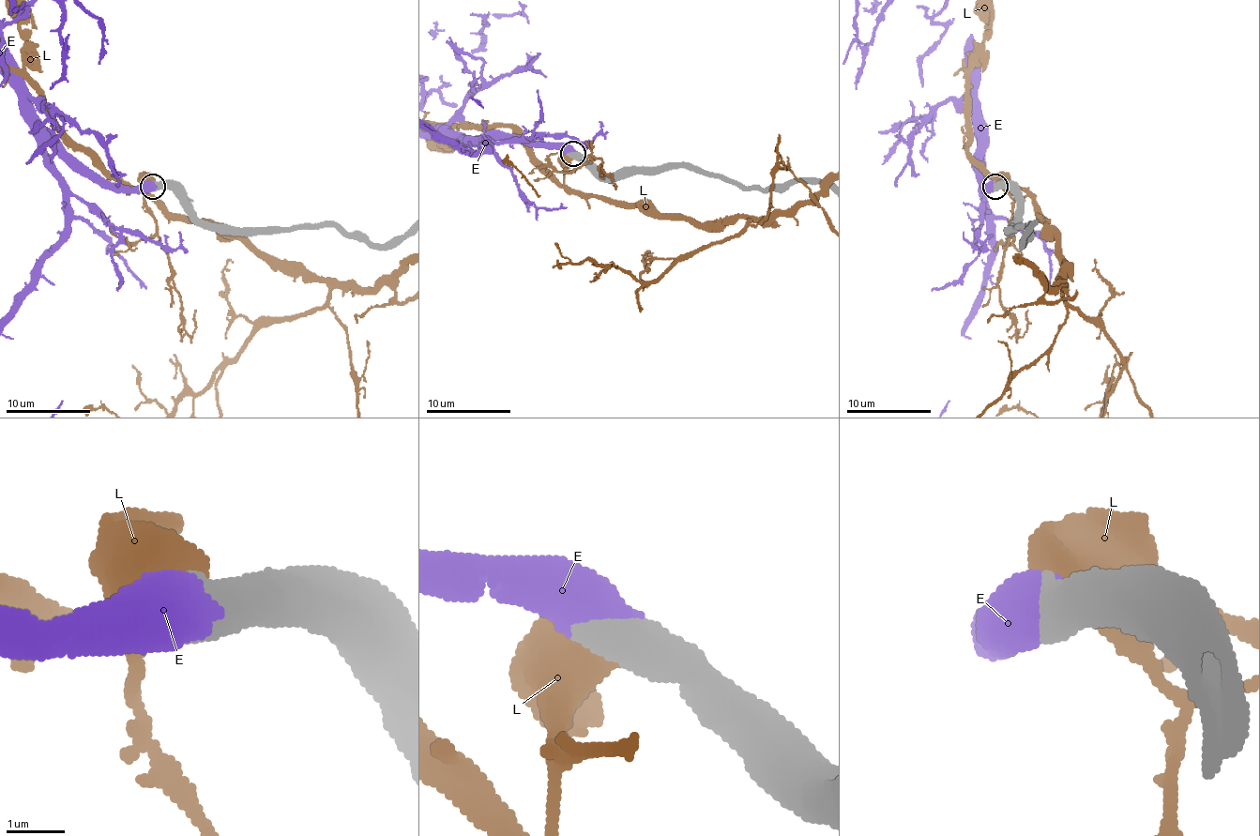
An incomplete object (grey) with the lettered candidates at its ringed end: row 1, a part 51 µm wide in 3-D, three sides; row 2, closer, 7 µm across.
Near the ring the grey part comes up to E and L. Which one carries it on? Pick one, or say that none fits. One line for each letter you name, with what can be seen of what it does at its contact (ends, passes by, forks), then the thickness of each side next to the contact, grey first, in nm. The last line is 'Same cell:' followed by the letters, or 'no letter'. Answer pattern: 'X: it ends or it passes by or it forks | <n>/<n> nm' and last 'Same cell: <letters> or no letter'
E: it ends | 750/700 nm
Same cell: E

